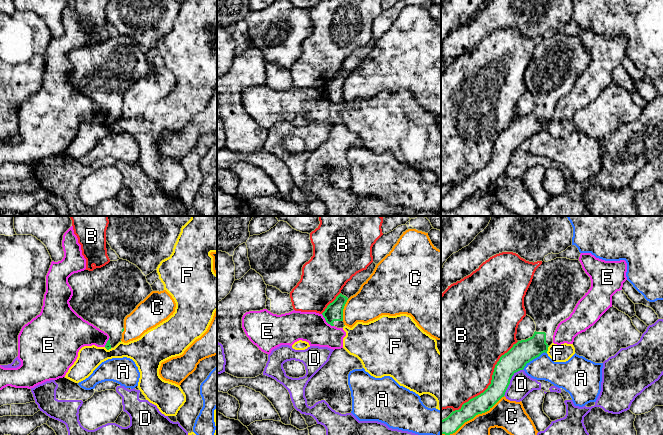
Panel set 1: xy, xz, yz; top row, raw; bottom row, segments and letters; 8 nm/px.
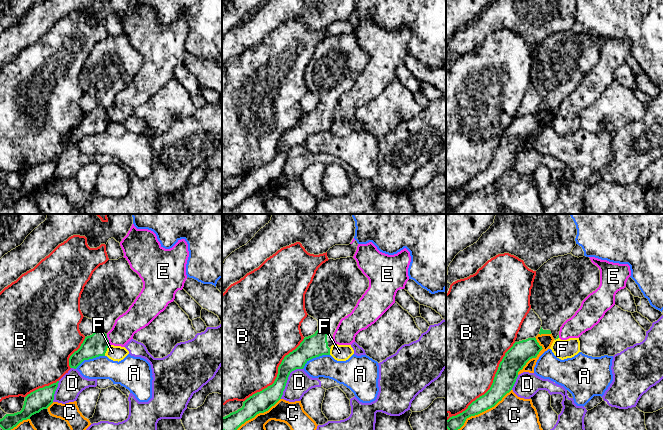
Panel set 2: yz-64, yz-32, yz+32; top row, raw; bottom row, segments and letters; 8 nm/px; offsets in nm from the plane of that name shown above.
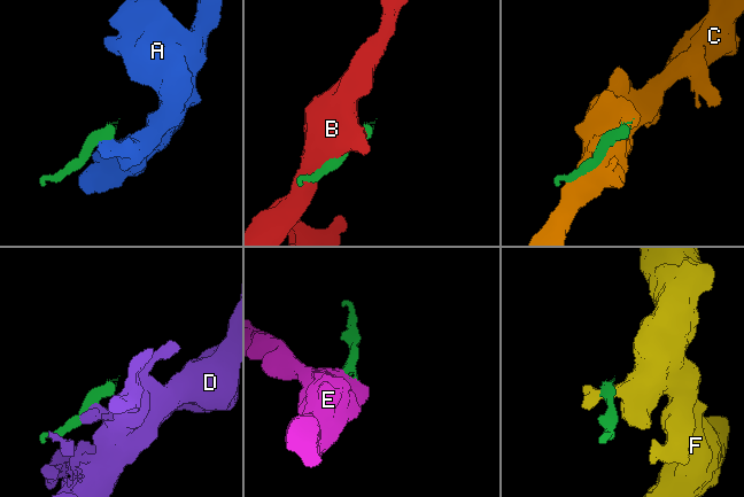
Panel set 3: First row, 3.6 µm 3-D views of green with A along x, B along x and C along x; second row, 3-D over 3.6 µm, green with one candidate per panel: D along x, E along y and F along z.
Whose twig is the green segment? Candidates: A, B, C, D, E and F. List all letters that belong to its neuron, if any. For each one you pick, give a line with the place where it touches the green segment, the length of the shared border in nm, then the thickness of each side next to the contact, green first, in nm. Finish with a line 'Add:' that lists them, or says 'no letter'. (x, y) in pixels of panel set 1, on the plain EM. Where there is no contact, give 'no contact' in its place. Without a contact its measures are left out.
Add: no letter

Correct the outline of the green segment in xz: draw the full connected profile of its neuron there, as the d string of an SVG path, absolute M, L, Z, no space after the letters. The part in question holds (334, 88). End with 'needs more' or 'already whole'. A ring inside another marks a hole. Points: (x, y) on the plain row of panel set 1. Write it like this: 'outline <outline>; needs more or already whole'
outline M340 69L336 75L327 82L322 91L328 100L337 104L344 103L343 85L347 76L348 74Z; needs more

